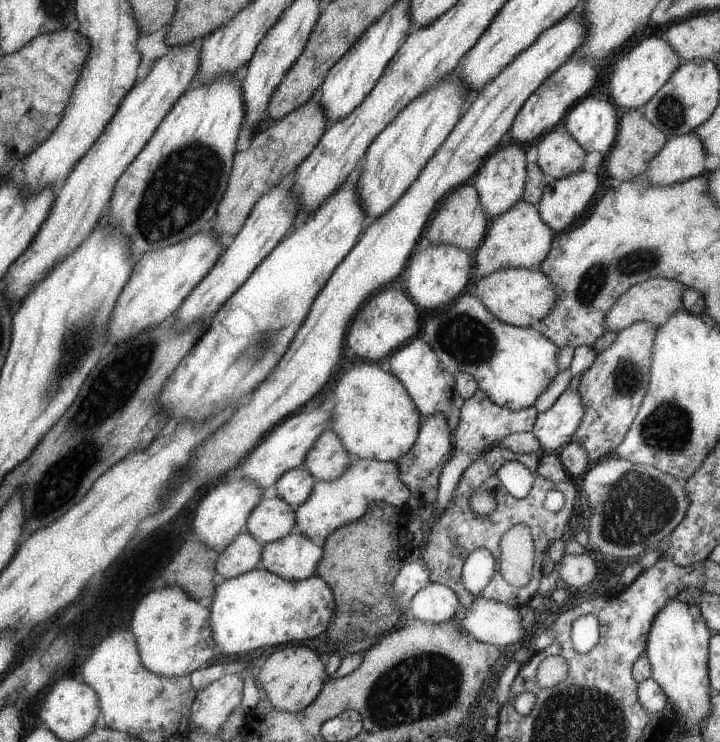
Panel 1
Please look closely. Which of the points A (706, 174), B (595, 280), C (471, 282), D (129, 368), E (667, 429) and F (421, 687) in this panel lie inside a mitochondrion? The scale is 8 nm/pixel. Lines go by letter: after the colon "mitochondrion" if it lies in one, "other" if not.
A: other
B: mitochondrion
C: other
D: mitochondrion
E: mitochondrion
F: mitochondrion

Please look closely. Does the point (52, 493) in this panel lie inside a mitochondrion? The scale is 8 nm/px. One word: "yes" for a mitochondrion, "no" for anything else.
yes

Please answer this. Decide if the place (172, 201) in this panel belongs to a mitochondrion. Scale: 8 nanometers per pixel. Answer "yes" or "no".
yes

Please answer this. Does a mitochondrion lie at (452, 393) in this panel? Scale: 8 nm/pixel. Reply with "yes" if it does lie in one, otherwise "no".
no

